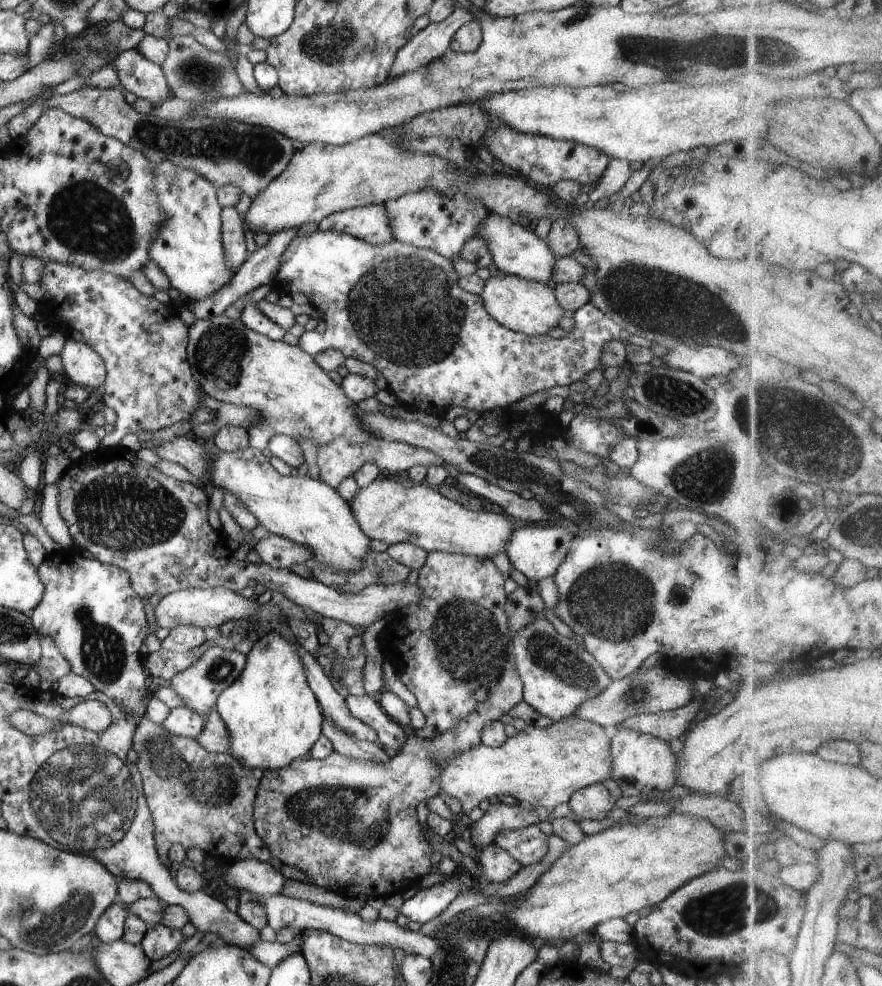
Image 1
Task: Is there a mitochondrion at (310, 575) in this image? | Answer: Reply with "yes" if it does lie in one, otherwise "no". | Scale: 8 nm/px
no

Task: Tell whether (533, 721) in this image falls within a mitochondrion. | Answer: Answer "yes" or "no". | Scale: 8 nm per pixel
no

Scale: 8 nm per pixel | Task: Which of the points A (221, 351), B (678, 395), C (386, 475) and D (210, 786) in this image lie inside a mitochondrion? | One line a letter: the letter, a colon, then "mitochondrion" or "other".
A: mitochondrion
B: mitochondrion
C: other
D: mitochondrion

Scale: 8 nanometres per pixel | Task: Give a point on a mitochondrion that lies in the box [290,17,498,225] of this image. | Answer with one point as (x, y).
(326, 46)

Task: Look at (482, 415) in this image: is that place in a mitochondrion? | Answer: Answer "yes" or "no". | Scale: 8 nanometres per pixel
no

